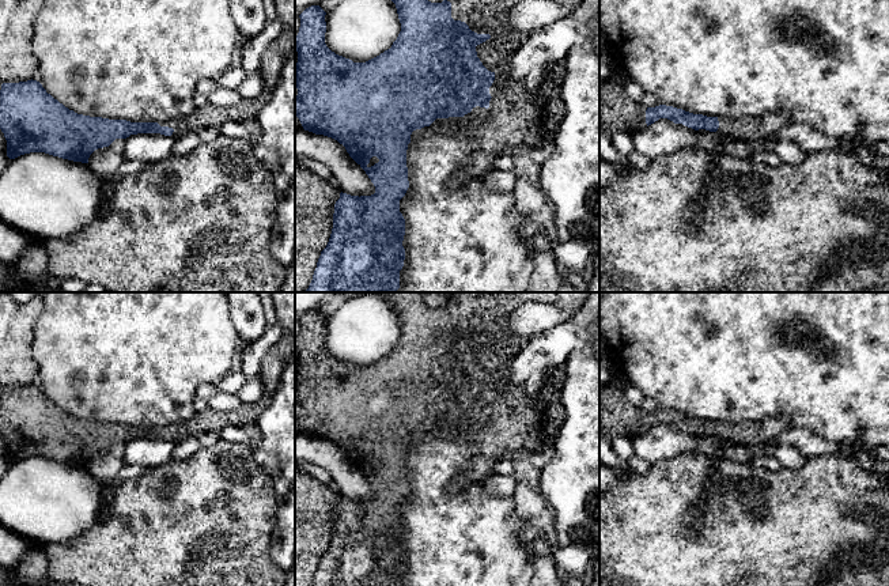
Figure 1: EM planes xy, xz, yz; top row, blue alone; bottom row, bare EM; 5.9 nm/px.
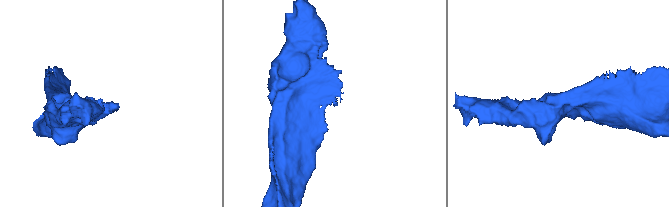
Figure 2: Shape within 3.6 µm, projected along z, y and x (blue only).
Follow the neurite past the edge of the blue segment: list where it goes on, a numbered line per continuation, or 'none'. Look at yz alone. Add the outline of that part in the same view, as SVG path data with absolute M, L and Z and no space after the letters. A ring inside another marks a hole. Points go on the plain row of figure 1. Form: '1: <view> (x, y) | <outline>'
1: yz (619, 418) | M612 378L599 386L599 432L610 442L644 434L646 415L646 409L627 400L620 378Z
2: yz (756, 434) | M778 415L760 421L745 421L739 424L718 421L718 426L718 438L760 449L775 439L783 430L790 427L791 423L787 416Z

